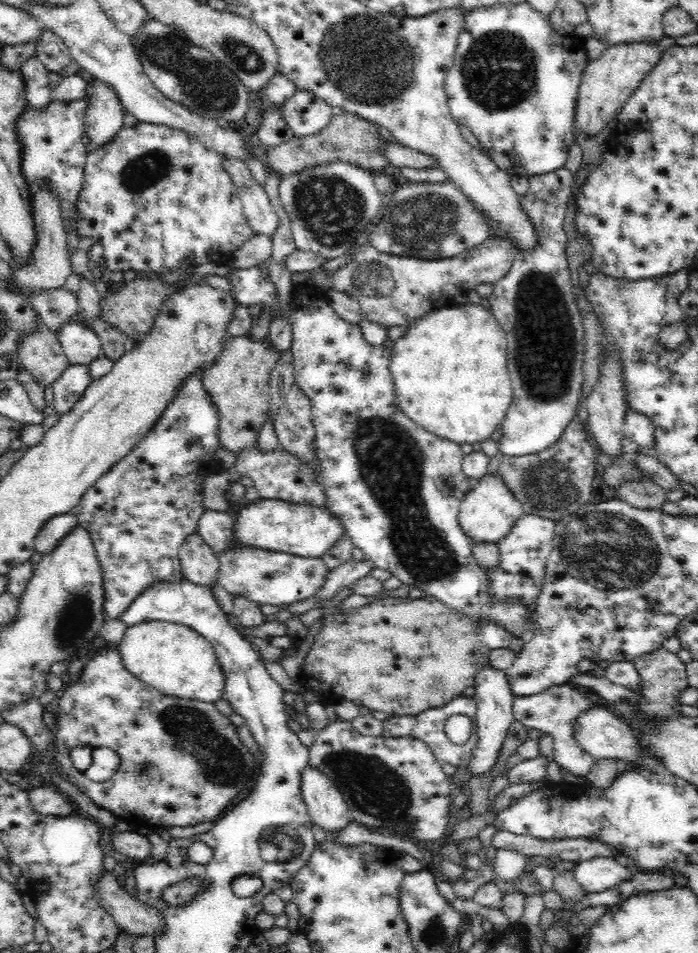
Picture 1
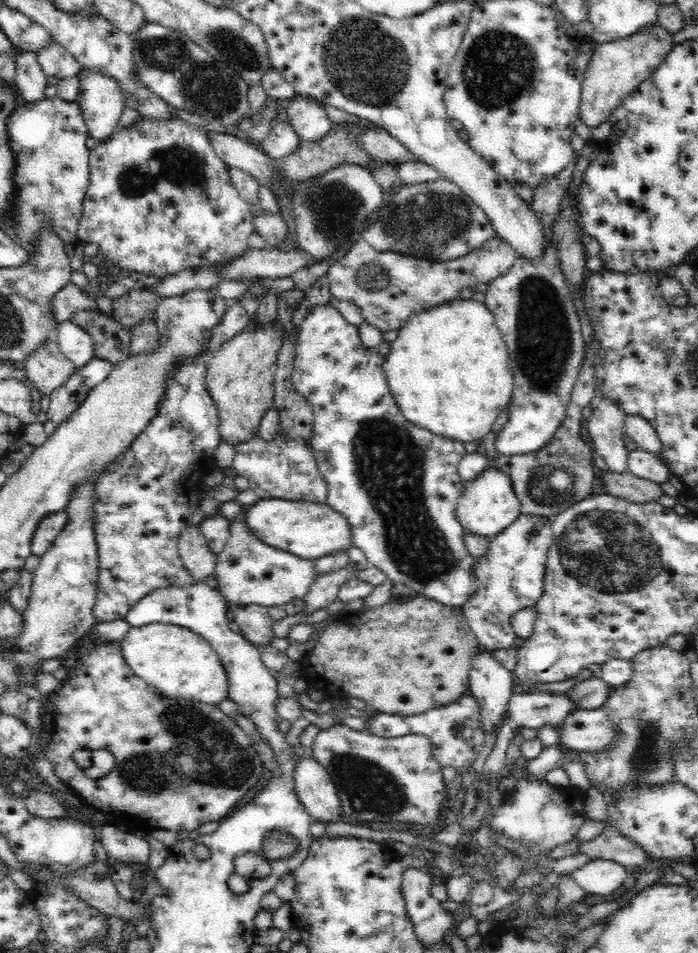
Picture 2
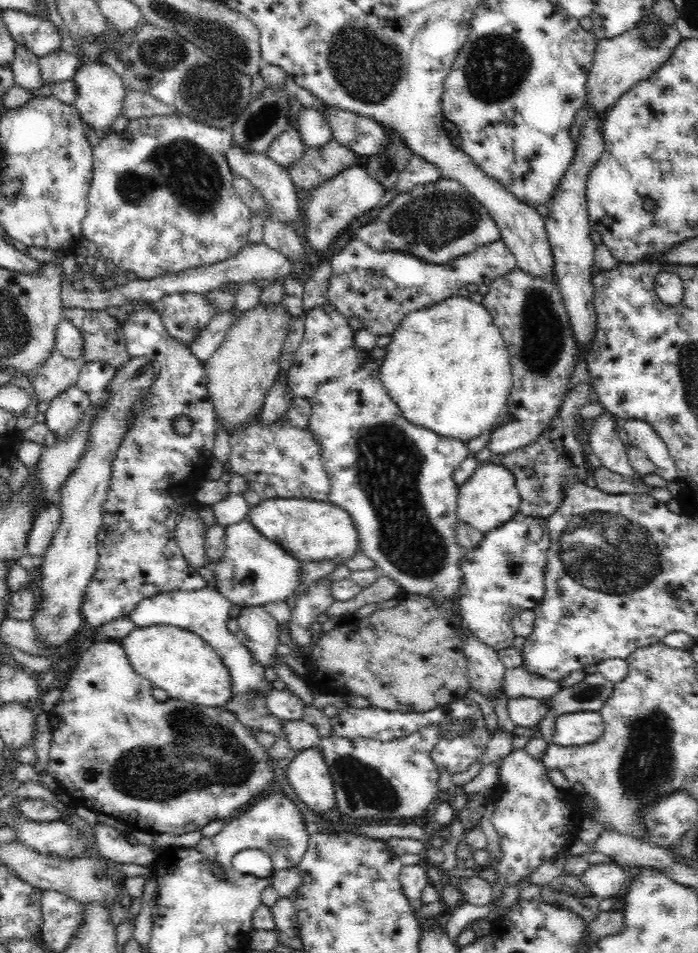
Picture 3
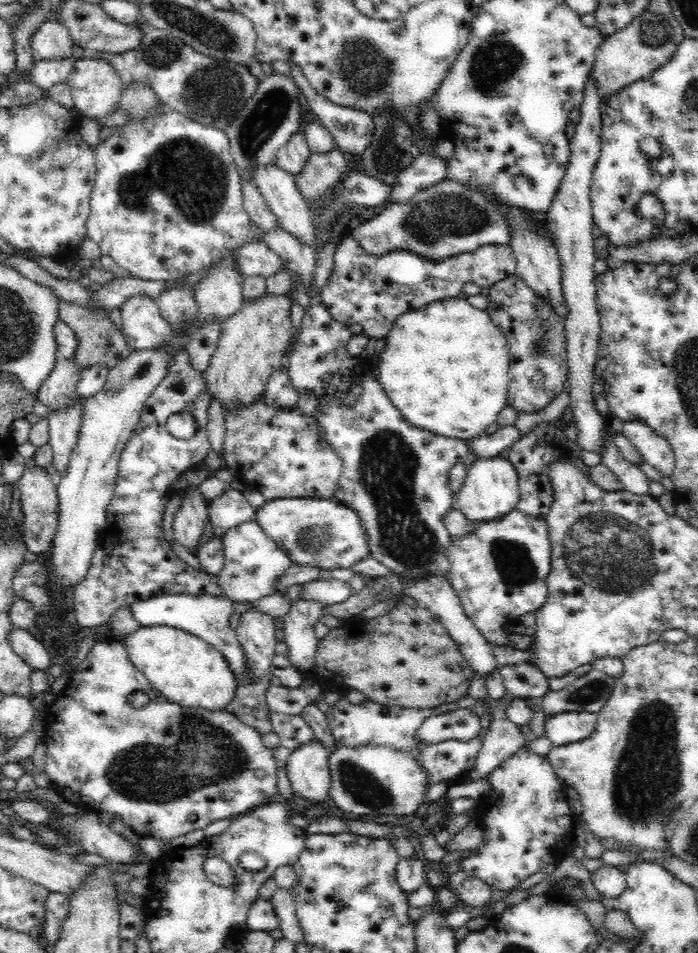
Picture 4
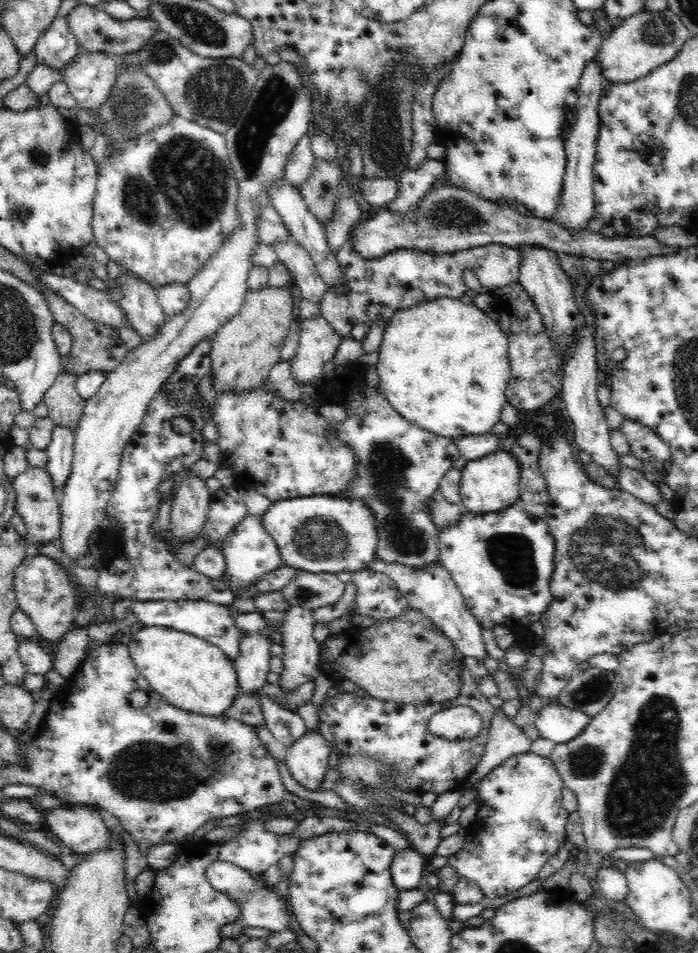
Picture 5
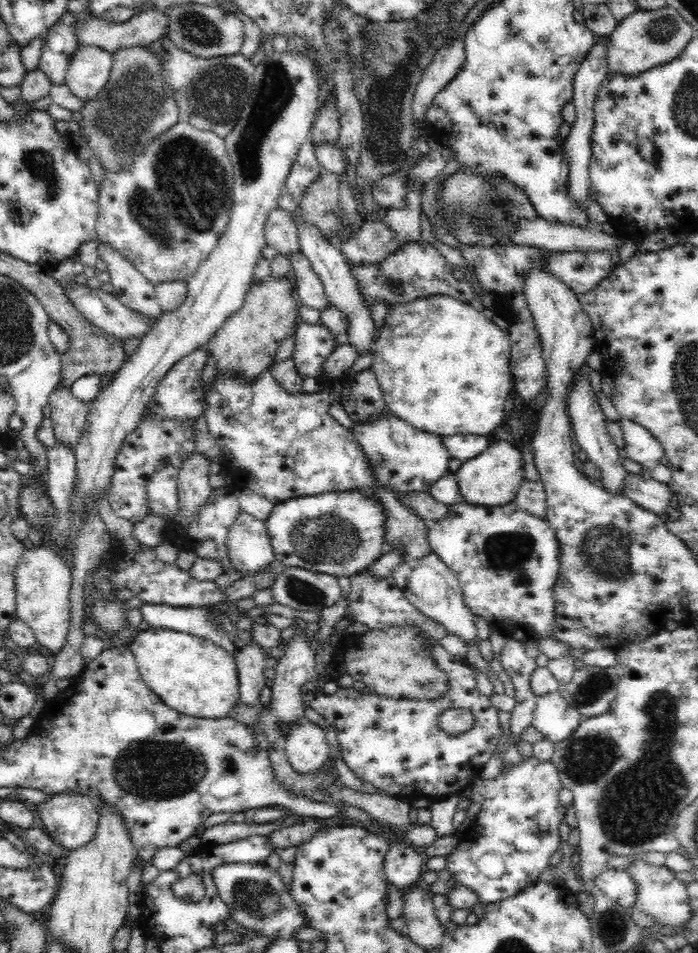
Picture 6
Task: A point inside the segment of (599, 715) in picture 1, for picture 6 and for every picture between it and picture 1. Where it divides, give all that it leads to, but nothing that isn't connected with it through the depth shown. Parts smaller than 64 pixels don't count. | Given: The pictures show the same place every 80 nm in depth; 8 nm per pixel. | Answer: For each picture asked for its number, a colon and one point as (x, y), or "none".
2: (583, 730)
3: (576, 728)
4: (563, 728)
5: (556, 723)
6: (552, 717)

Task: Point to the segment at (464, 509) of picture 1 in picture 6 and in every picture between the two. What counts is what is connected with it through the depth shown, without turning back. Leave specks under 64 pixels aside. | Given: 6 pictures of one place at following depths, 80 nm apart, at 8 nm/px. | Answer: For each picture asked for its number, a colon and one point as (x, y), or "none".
2: (488, 503)
3: (489, 497)
4: (490, 489)
5: (491, 483)
6: (492, 478)

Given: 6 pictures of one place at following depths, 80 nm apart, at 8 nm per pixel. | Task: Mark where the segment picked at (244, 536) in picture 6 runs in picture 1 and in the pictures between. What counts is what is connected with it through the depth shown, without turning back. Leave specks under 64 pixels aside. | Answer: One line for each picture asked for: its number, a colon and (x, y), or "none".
1: (273, 580)
2: (248, 571)
3: (253, 570)
4: (253, 562)
5: (249, 551)

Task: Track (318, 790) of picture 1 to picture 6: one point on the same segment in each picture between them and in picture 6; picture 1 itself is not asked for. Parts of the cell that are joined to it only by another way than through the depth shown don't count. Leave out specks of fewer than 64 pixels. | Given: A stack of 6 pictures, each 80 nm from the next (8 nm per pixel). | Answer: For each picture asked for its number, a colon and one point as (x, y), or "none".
2: (314, 788)
3: (307, 772)
4: (307, 766)
5: (307, 758)
6: (305, 746)

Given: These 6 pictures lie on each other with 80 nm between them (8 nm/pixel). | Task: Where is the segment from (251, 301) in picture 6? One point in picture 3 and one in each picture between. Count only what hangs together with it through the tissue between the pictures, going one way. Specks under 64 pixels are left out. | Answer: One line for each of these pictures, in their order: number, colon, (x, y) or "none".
3: (241, 371)
4: (252, 344)
5: (245, 349)

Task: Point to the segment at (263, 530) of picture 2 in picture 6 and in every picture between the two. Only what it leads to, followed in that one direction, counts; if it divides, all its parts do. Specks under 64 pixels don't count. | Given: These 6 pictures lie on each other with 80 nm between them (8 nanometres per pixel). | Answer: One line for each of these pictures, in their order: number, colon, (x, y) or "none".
3: (311, 531)
4: (323, 533)
5: (325, 533)
6: (341, 534)

